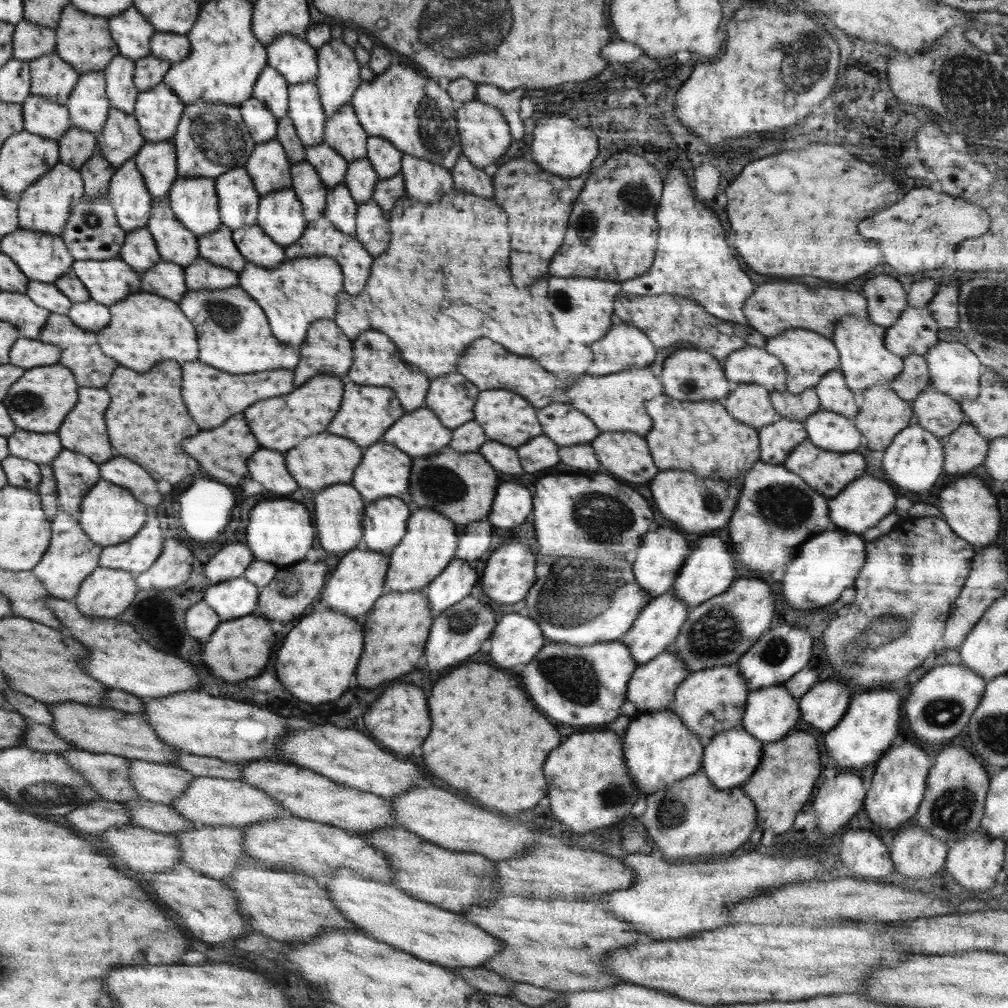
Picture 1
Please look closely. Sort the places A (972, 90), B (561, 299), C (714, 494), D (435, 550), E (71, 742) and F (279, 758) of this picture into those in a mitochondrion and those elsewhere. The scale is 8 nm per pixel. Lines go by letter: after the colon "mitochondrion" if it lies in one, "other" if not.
A: mitochondrion
B: mitochondrion
C: mitochondrion
D: other
E: other
F: other

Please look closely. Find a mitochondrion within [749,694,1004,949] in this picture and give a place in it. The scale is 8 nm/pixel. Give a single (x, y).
(952, 810)

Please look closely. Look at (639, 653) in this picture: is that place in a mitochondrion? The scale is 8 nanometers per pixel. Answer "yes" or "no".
no

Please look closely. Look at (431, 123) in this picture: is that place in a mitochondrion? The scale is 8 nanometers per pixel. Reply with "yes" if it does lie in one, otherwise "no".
yes

